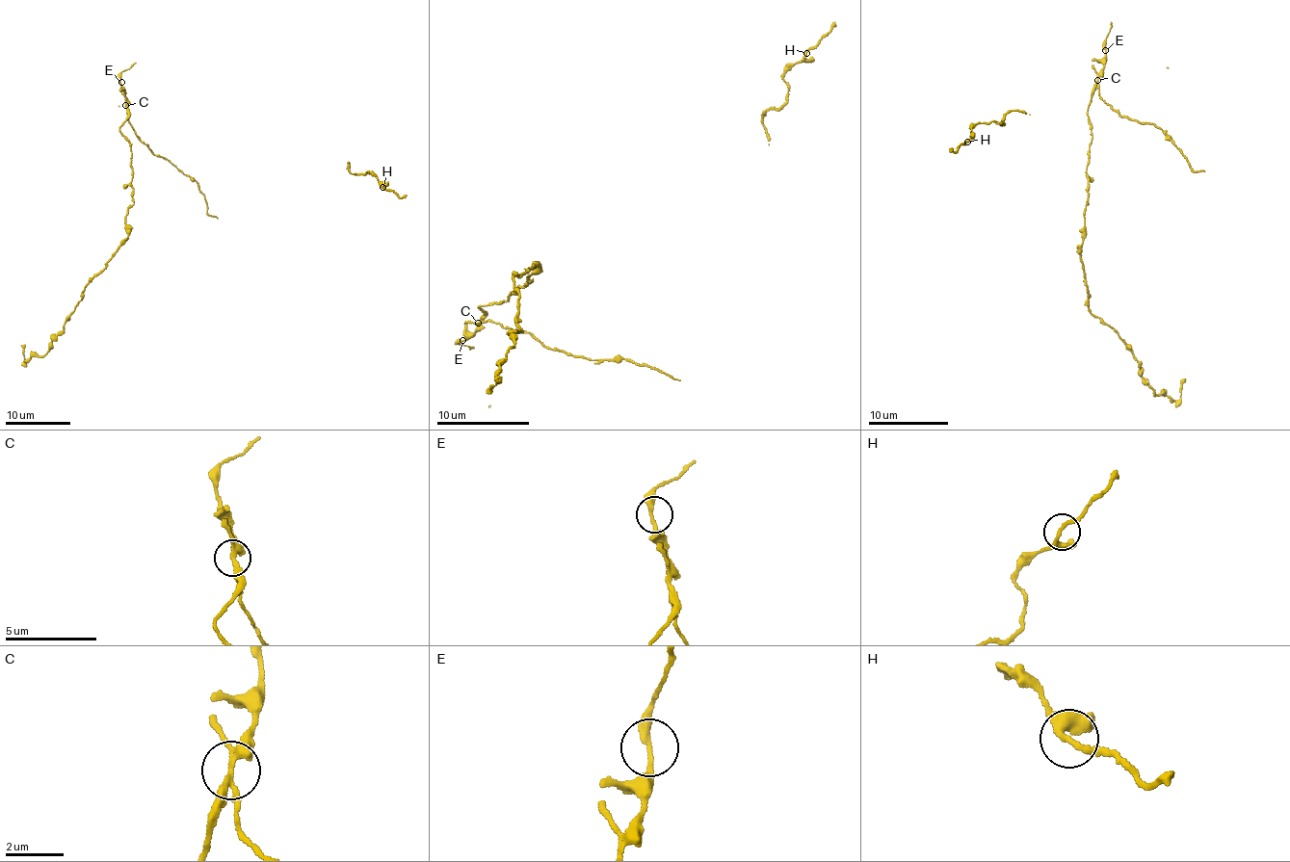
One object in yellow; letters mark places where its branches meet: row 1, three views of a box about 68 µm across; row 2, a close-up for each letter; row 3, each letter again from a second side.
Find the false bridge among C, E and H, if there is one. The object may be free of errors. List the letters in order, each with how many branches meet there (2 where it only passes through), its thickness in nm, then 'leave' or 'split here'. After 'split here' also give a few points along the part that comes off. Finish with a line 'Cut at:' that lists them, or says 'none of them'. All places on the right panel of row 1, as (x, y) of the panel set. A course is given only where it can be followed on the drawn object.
C: 3 | 240 nm | split here | (1096, 80), (1100, 98), (1122, 116), (1141, 123), (1158, 126), (1183, 153), (1191, 169), (1203, 171)
E: 2 | 240 nm | leave
H: 3 | 200 nm | leave
Cut at: C

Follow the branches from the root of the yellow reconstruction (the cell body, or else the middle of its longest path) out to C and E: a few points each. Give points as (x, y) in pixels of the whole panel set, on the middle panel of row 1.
C: (532, 335), (515, 333), (491, 321), (478, 322)
E: (532, 335), (515, 333), (491, 321), (481, 321), (474, 332), (462, 340)

